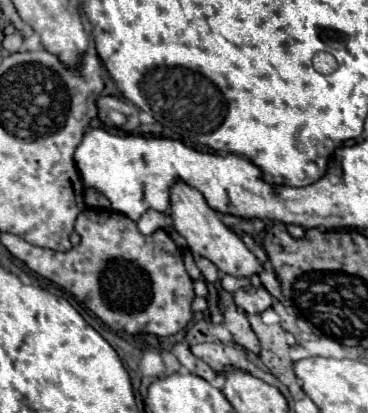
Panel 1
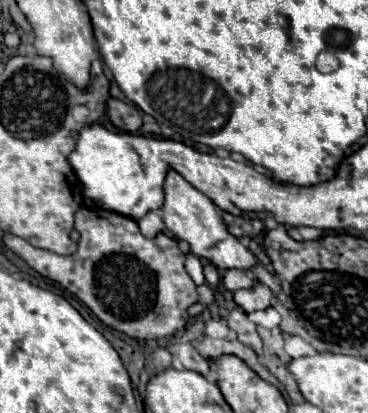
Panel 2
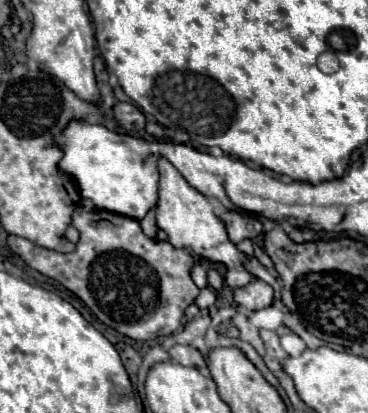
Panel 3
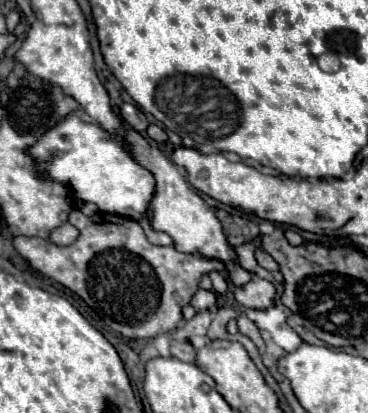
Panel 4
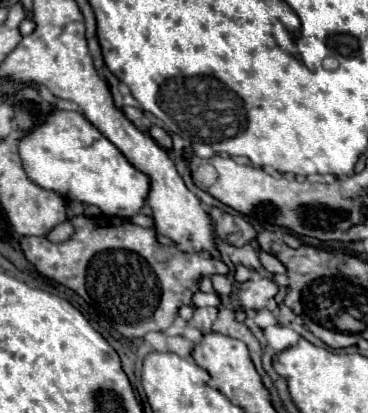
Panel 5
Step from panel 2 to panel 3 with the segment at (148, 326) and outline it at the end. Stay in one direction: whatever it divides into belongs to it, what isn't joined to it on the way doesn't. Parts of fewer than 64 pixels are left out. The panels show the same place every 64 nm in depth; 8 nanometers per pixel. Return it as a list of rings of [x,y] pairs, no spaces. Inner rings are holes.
[[[76,208],[76,212],[72,214],[72,226],[76,226],[80,232],[80,240],[72,254],[58,254],[54,250],[46,250],[20,236],[8,236],[8,244],[30,268],[60,282],[64,288],[74,292],[106,326],[114,328],[116,332],[128,338],[154,340],[176,332],[184,324],[184,310],[194,302],[200,292],[190,278],[190,270],[196,264],[206,264],[204,260],[196,258],[188,250],[174,248],[170,242],[150,240],[142,232],[138,220],[108,210],[84,212],[82,208]]]

